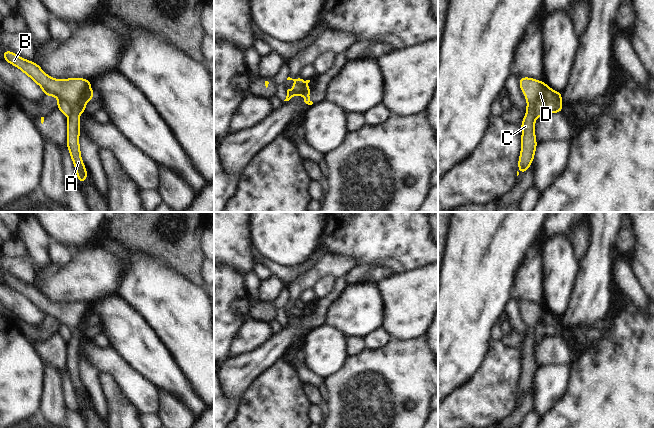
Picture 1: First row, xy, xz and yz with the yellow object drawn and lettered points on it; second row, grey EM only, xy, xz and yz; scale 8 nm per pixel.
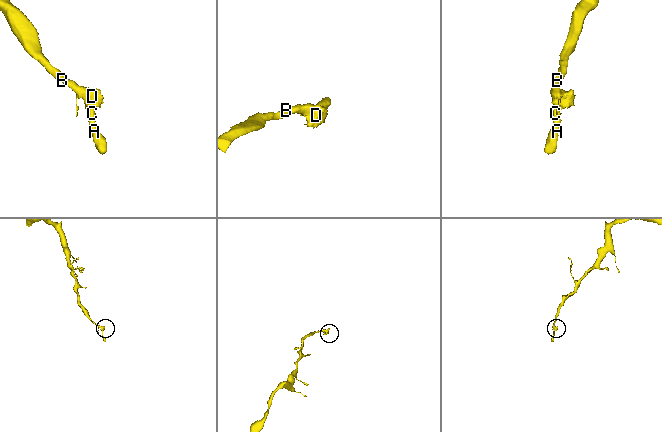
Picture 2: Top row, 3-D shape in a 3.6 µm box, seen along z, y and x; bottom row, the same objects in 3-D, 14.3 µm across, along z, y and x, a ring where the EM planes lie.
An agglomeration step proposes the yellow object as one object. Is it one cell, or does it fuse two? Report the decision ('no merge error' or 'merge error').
no merge error

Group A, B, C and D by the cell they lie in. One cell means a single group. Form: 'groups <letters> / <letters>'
groups A B C D

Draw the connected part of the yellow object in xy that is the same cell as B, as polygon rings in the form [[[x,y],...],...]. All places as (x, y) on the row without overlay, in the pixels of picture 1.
[[[2,274],[3,283],[9,288],[16,290],[29,300],[43,313],[43,320],[57,320],[57,333],[67,342],[67,366],[69,377],[79,408],[84,408],[88,400],[79,372],[80,341],[79,336],[87,338],[85,329],[87,325],[96,321],[91,314],[91,305],[85,302],[67,302],[64,304],[51,302],[44,297],[42,292],[35,286],[23,283],[10,274]]]

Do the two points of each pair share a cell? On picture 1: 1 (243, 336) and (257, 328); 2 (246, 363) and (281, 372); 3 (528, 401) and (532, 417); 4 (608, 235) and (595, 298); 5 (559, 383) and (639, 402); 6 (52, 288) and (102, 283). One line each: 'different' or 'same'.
1: same
2: different
3: different
4: same
5: different
6: same

